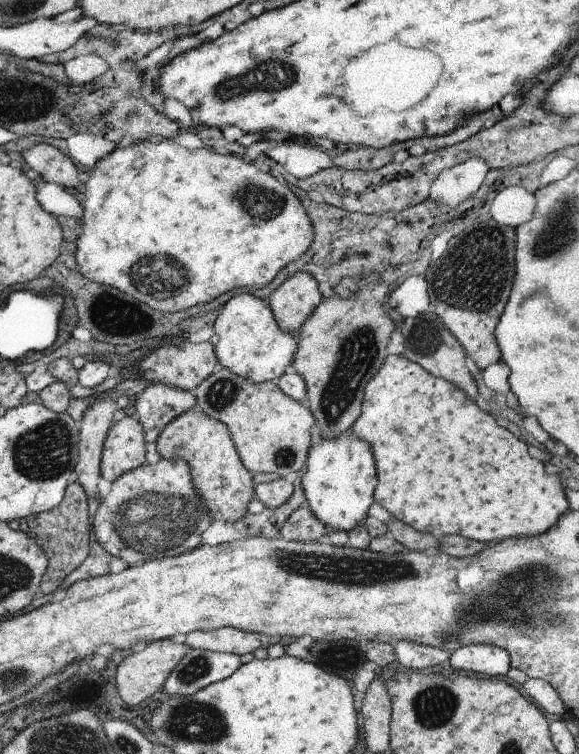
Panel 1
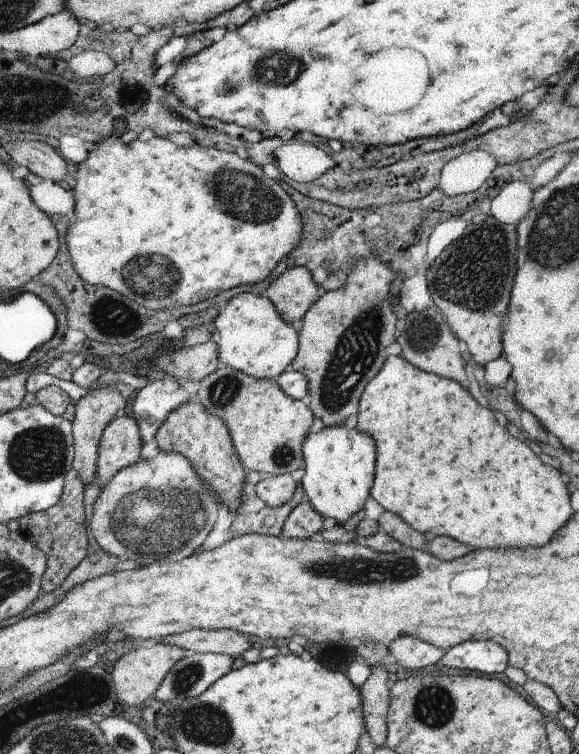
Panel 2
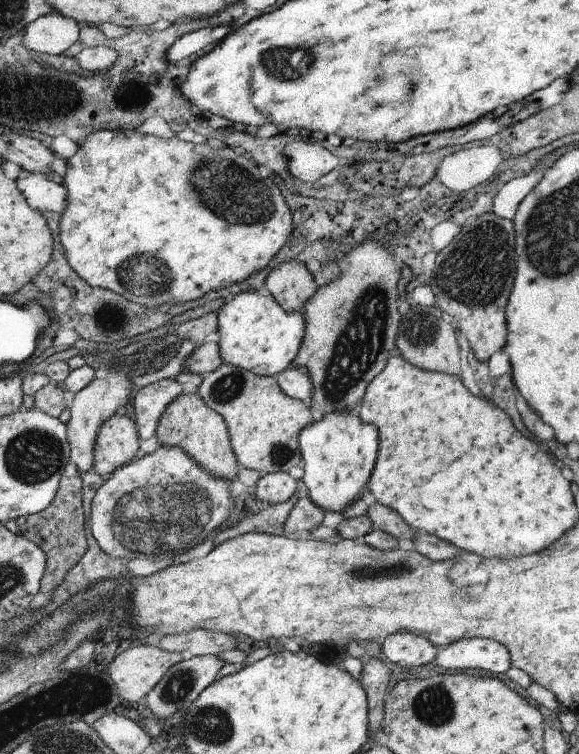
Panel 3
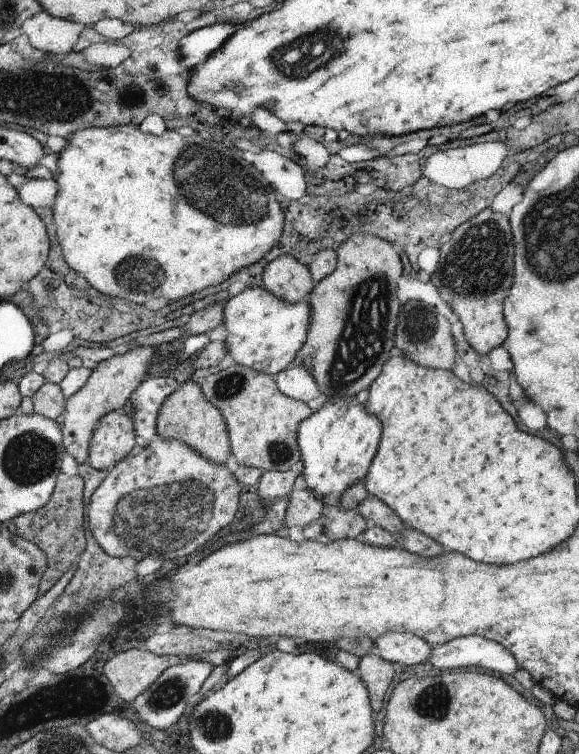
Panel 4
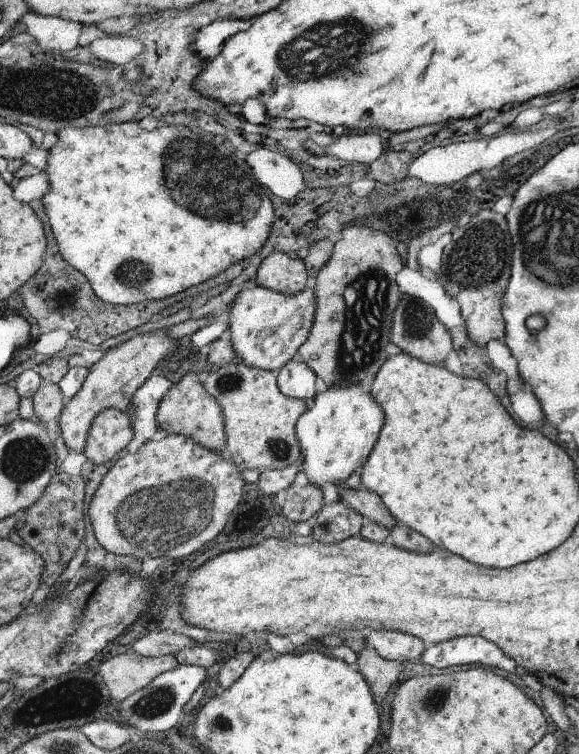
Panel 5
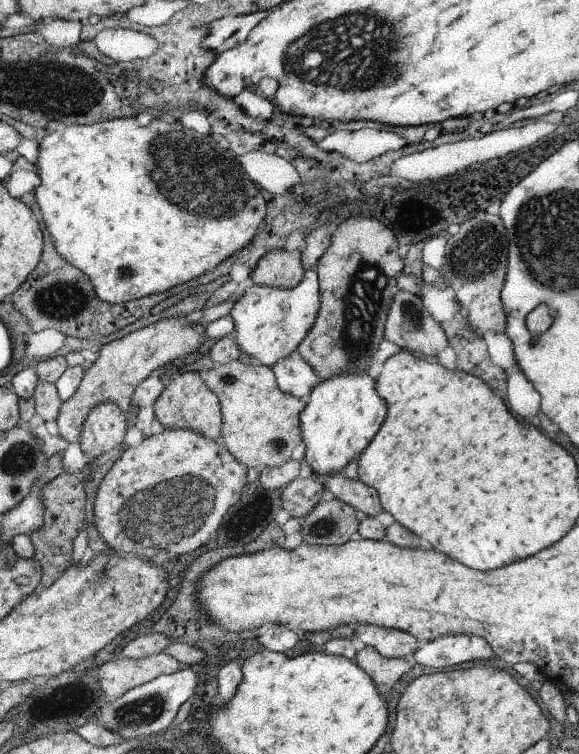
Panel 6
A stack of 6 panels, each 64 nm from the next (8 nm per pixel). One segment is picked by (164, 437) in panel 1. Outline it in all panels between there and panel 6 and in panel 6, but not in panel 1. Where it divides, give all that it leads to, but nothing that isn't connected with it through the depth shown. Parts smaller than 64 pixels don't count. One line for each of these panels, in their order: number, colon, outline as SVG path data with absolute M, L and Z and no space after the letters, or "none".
2: M189 400L167 414L163 424L155 432L155 442L161 452L183 454L197 470L199 478L203 478L203 482L221 498L221 502L225 504L223 508L233 514L233 510L239 506L239 488L245 482L245 468L239 462L227 424L219 416L211 414L201 402Z
3: M199 392L195 394L179 394L173 402L169 402L157 422L157 430L155 436L159 440L161 446L169 446L169 448L183 448L193 460L197 460L205 470L209 470L211 474L231 480L239 466L231 448L231 440L229 440L229 432L227 432L227 424L221 418L219 412L211 410L211 406L207 406L203 402L203 398L199 396Z
4: M191 378L179 384L175 392L171 392L165 402L161 404L157 412L157 434L163 440L179 440L197 450L203 458L215 462L215 464L227 464L231 466L231 446L227 436L227 426L223 420L221 410L207 400L201 386L193 382Z
5: M183 374L161 398L157 406L157 428L163 428L167 436L187 436L195 442L203 444L205 448L213 452L225 454L225 426L223 426L223 414L219 402L203 388L203 384L197 380L195 374Z
6: M179 372L169 382L165 382L163 392L153 402L153 416L169 430L183 428L183 430L195 430L201 436L215 440L221 432L221 408L219 398L209 390L205 380L199 378L199 372Z

